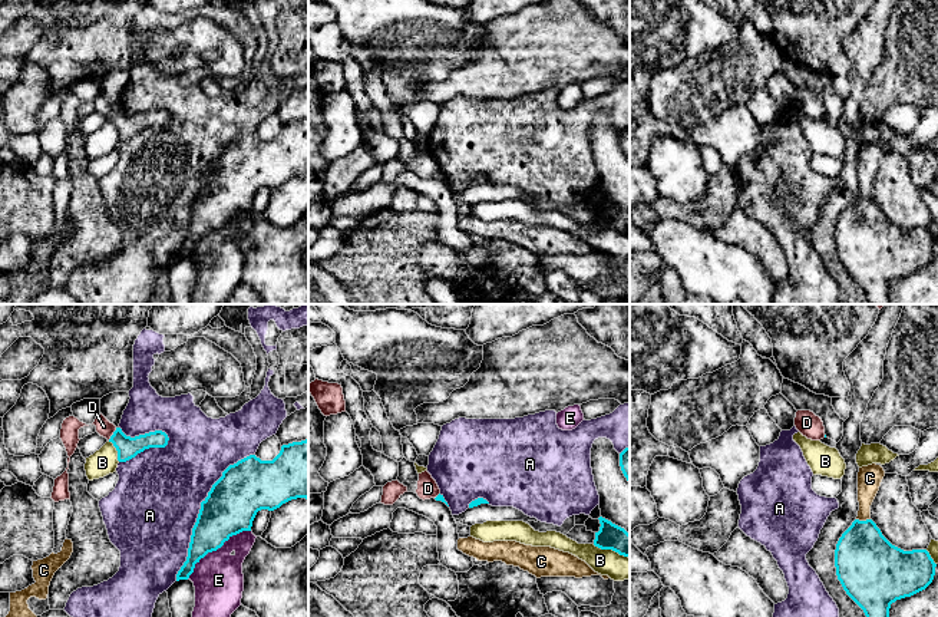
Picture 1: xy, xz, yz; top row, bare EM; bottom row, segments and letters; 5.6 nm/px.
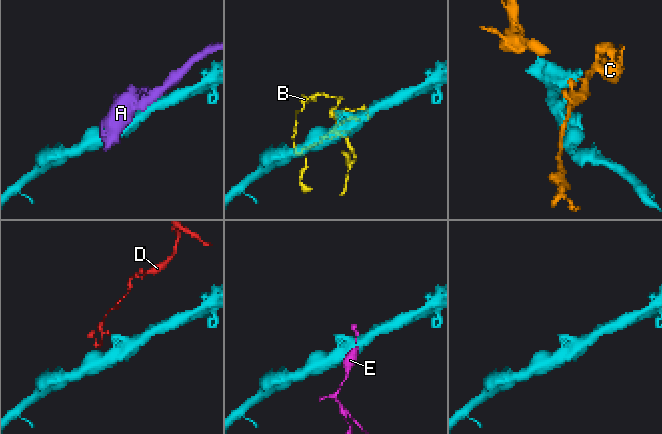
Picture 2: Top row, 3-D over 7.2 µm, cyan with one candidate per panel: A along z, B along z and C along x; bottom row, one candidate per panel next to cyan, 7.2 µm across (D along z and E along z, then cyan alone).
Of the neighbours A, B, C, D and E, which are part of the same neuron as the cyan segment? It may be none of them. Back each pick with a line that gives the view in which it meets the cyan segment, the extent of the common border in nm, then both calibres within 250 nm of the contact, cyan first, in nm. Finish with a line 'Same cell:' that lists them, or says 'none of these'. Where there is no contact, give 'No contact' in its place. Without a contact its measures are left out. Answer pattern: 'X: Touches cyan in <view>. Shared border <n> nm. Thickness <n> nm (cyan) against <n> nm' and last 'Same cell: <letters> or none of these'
Same cell: none of these

